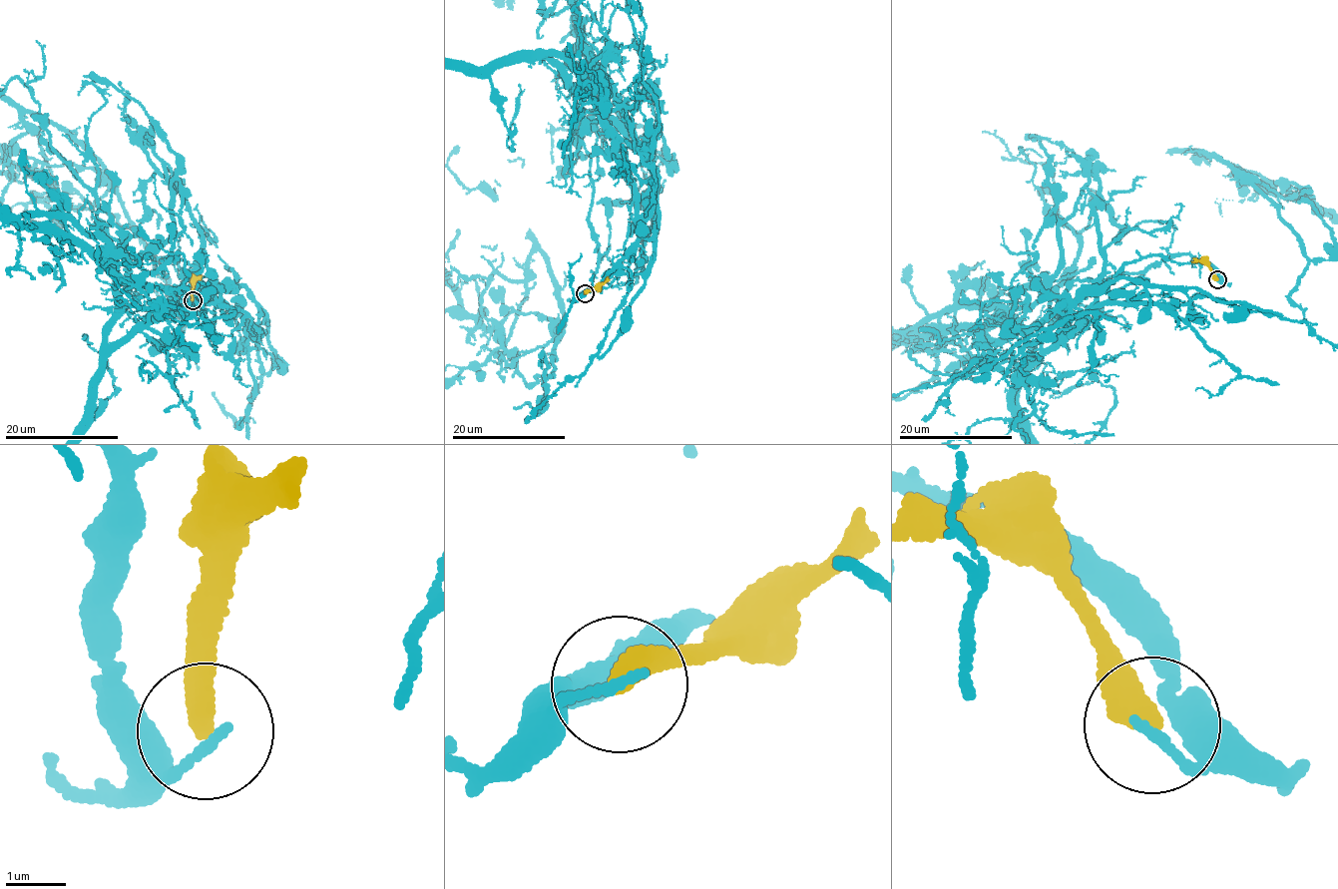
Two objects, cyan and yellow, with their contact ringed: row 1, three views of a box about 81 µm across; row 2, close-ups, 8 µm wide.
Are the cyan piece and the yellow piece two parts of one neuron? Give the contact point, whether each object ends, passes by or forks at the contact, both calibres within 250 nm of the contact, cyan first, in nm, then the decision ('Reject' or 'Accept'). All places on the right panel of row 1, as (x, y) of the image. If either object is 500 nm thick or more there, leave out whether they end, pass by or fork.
Place: (1217, 279). At the ring cyan ends. At the ring yellow ends. Thickness 170 nm (cyan) against 440 nm. Reject

